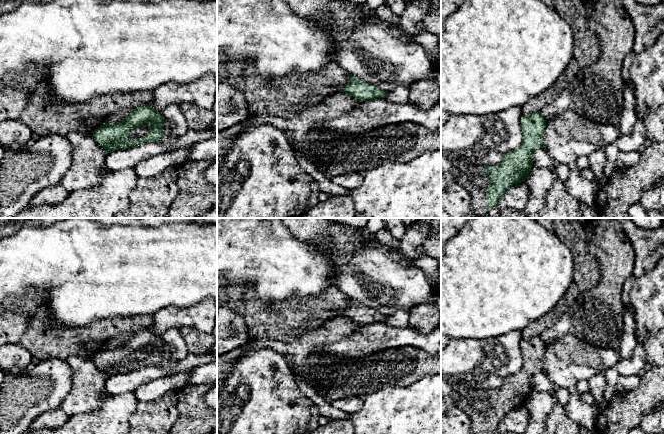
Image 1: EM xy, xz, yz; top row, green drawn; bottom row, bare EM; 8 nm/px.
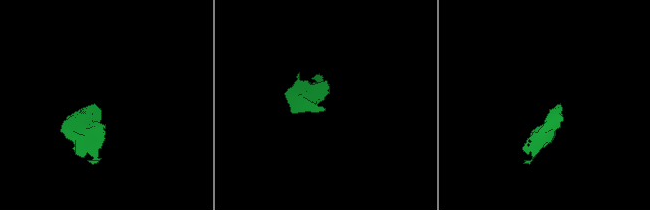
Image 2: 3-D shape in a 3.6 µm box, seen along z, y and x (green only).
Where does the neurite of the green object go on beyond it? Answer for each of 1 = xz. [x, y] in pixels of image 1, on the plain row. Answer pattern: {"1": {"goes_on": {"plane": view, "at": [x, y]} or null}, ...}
{"1": {"goes_on": null}}

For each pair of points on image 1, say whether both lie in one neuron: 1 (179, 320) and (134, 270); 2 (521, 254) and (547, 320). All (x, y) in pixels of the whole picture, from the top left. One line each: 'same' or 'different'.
1: different
2: different

